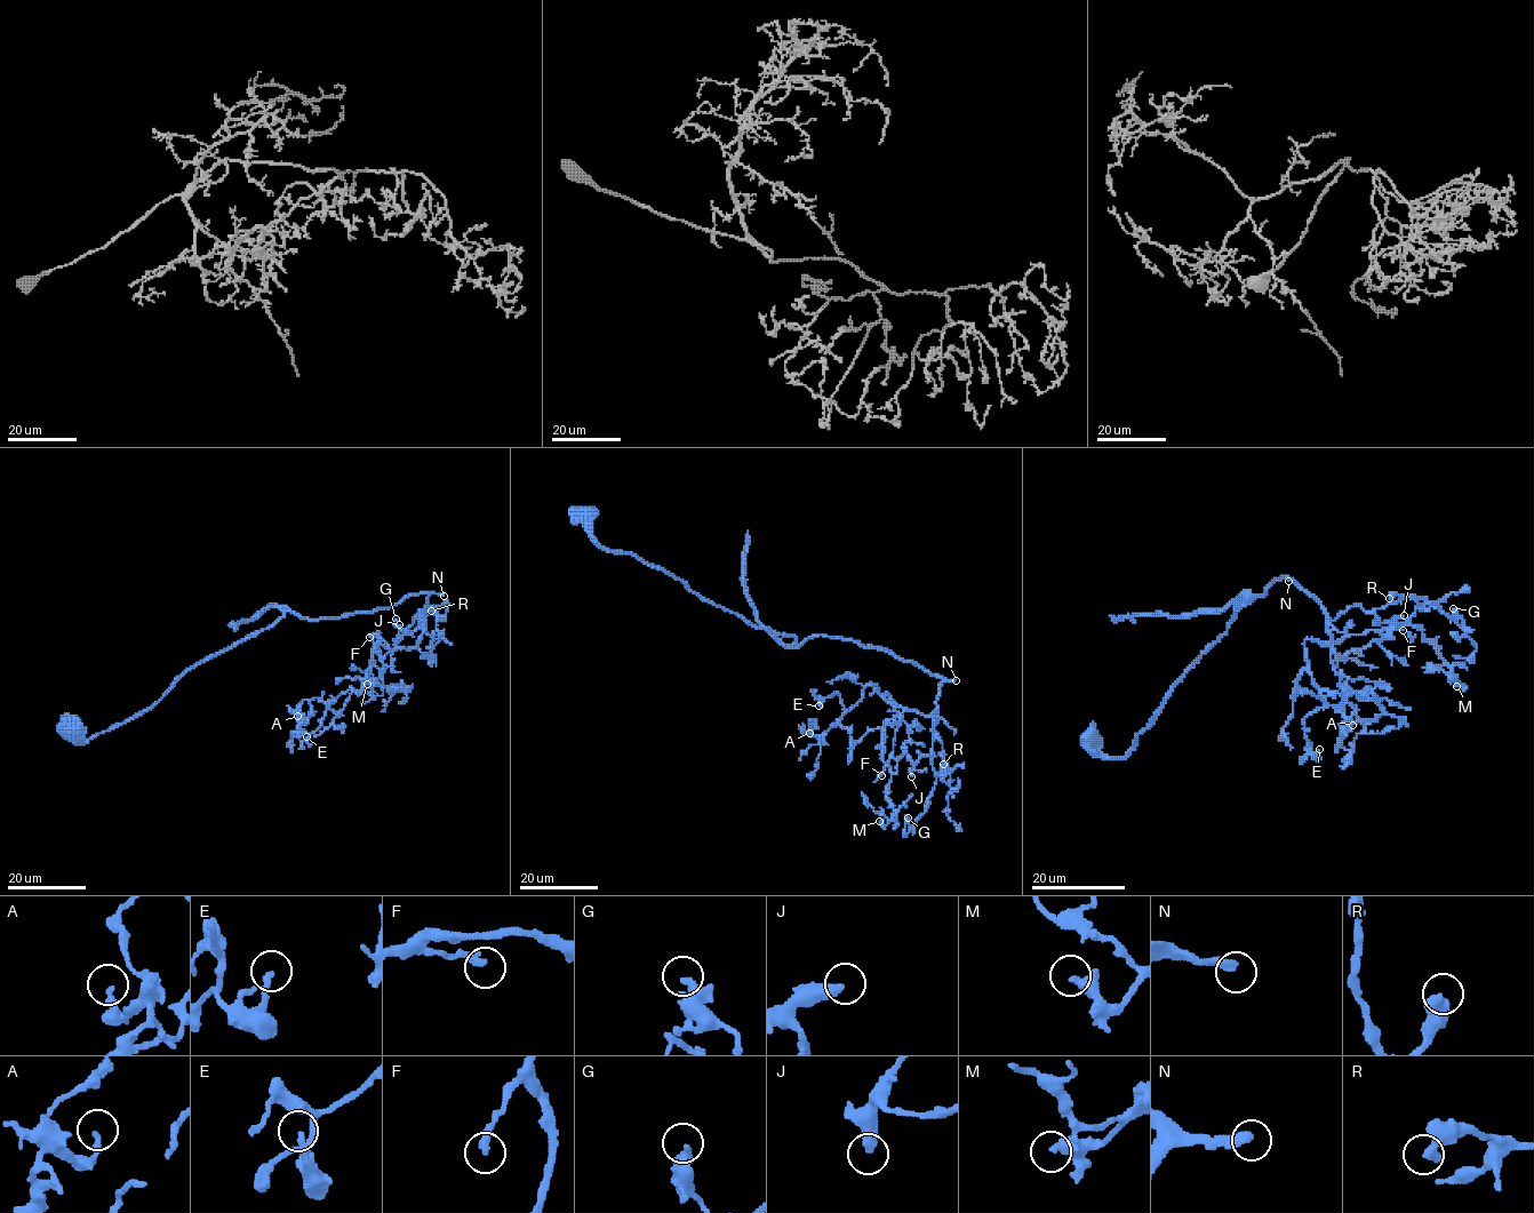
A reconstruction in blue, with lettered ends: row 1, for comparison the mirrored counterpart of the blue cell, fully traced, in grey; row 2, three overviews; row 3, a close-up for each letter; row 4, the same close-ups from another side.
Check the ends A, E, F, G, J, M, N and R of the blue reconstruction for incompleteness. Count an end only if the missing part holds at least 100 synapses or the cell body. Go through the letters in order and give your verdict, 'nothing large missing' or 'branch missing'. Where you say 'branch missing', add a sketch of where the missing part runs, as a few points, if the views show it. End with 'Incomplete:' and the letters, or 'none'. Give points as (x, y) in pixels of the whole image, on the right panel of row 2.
A: nothing large missing
E: nothing large missing
F: nothing large missing
G: nothing large missing
J: nothing large missing
M: nothing large missing
N: branch missing; course (1288, 581), (1276, 589), (1289, 619), (1289, 647), (1364, 708), (1398, 700), (1399, 715), (1385, 718)
R: nothing large missing
Incomplete: N

